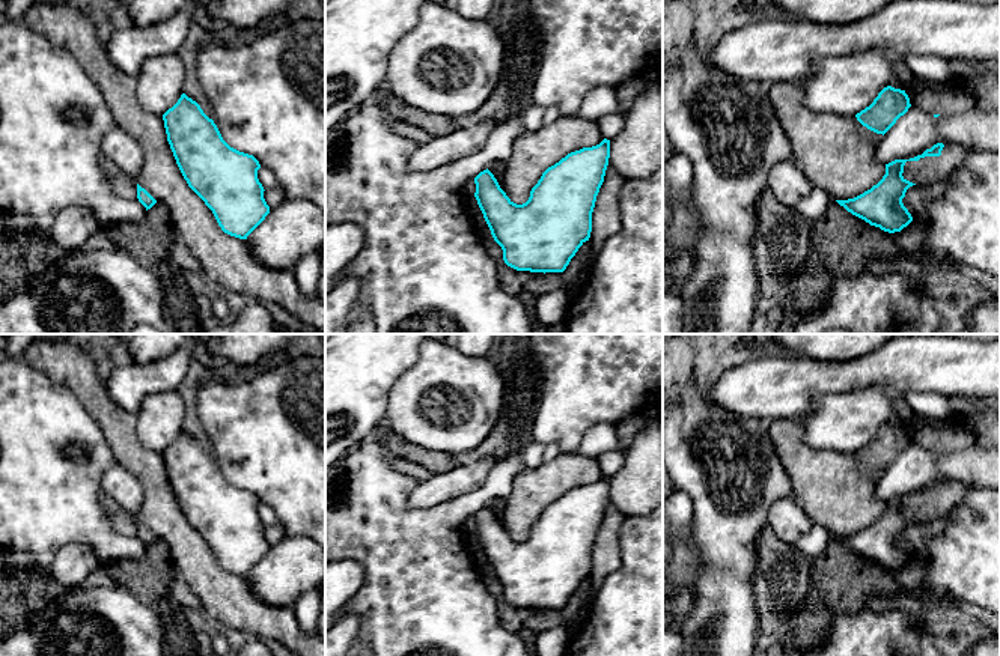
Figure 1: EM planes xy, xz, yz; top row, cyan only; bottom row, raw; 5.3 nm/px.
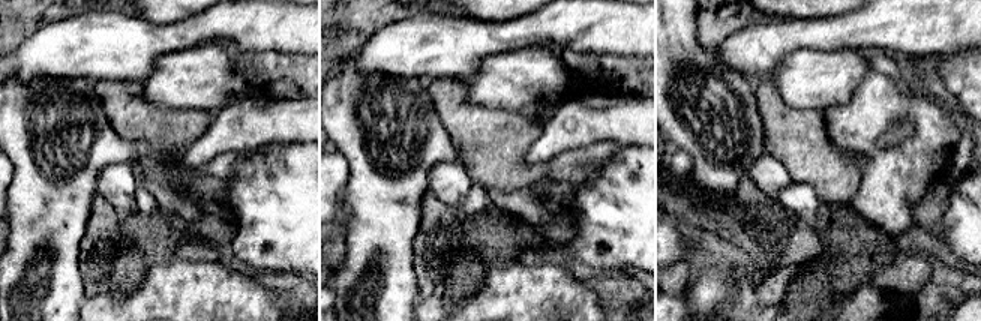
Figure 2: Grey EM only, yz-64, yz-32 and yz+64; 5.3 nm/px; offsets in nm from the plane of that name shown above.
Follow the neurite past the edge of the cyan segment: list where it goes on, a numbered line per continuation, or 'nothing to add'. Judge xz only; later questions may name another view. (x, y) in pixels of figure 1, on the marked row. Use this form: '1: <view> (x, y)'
nothing to add

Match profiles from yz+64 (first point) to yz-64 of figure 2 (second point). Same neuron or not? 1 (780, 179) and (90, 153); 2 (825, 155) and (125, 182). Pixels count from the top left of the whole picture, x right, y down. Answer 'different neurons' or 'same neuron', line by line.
1: different neurons
2: different neurons

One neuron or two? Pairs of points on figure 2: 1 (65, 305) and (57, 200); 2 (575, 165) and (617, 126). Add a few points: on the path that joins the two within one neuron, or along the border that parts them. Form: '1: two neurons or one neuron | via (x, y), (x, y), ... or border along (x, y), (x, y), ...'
1: one neuron | via (60, 279), (57, 225)
2: two neurons | border along (618, 146), (602, 141), (593, 150), (555, 158)

